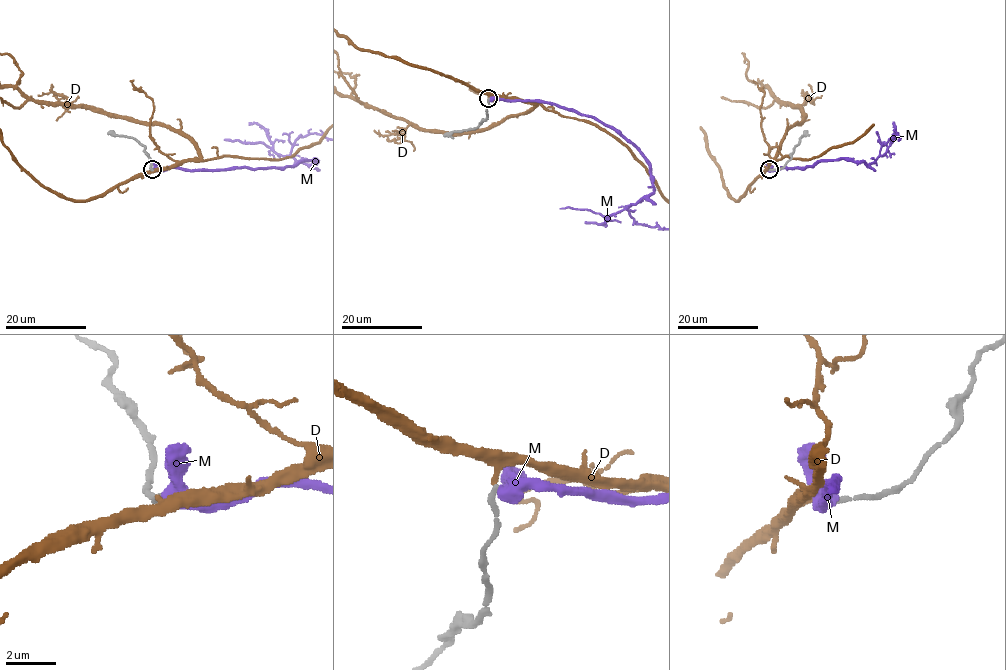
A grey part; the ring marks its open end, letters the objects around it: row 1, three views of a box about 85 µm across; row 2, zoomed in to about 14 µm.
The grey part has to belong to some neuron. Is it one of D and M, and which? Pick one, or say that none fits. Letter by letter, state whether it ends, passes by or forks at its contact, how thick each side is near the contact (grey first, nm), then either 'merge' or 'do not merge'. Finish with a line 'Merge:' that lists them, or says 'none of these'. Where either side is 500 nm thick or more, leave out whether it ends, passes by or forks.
D: it ends | 240/220 nm | do not merge
M: it passes by | 240/460 nm | do not merge
Merge: none of these

